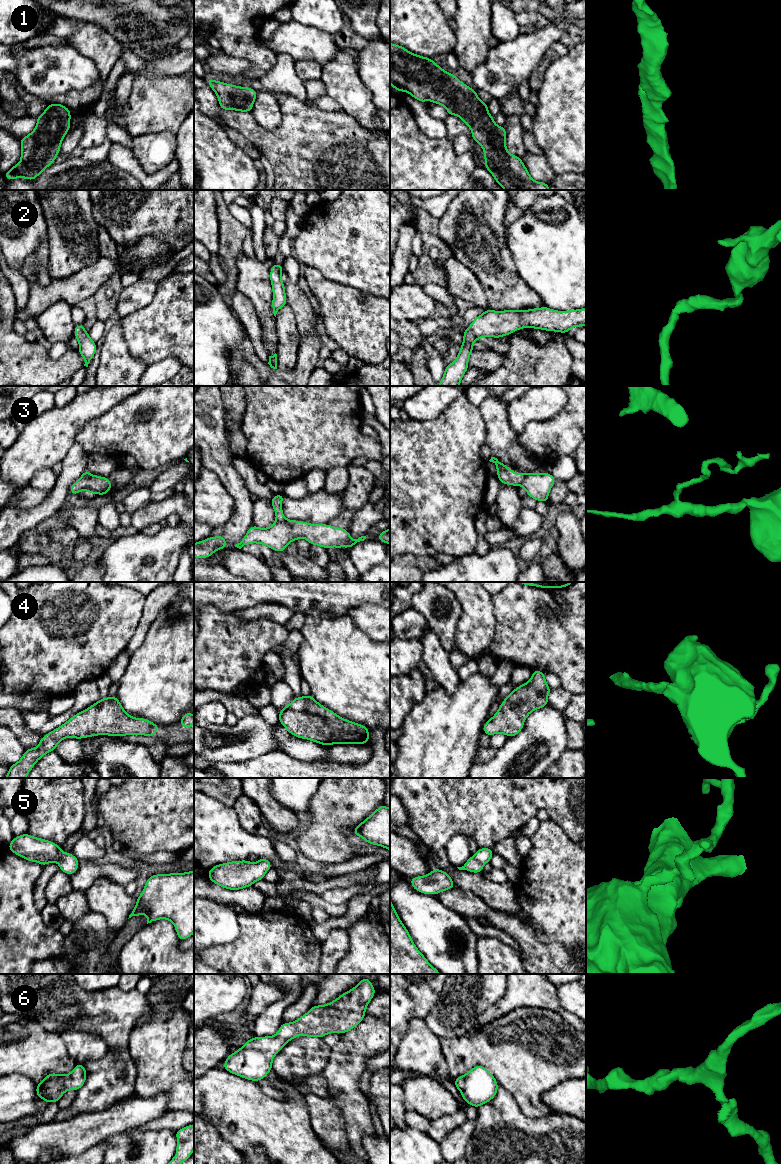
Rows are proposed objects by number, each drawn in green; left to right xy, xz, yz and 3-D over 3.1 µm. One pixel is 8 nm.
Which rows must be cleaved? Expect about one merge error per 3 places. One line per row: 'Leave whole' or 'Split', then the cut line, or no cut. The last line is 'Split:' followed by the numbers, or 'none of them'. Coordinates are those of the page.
1: Leave whole. No split
2: Leave whole. No split
3: Split. Split along yz (526, 474), (519, 484)
4: Leave whole. No split
5: Leave whole. No split
6: Leave whole. No split
Split: 3

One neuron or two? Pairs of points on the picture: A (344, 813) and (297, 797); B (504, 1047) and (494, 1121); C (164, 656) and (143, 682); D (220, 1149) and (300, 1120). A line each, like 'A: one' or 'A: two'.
A: two
B: two
C: one
D: two

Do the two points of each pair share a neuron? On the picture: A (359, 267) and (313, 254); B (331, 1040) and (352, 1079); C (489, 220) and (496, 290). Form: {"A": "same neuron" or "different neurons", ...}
{"A": "same neuron", "B": "different neurons", "C": "same neuron"}

